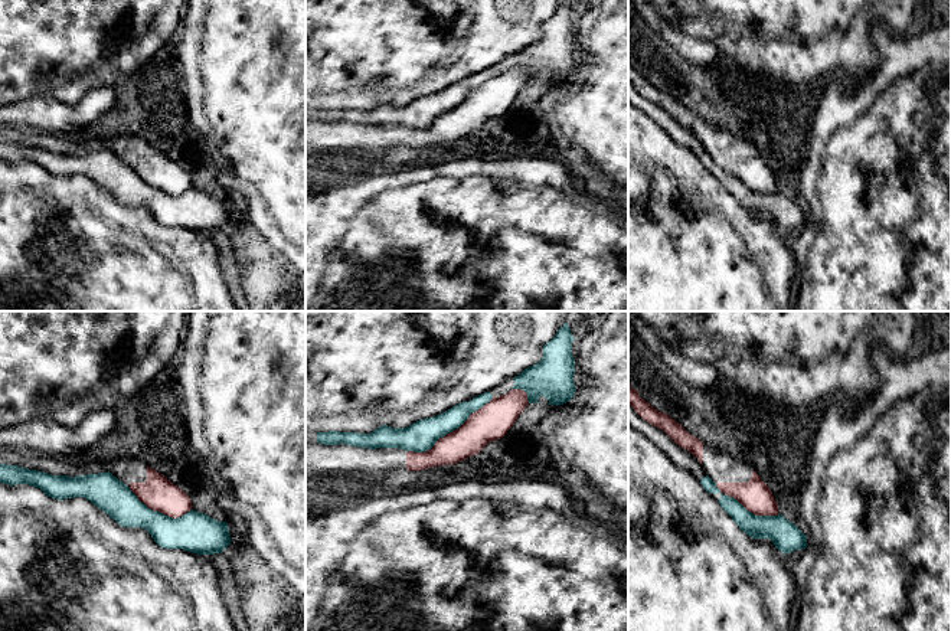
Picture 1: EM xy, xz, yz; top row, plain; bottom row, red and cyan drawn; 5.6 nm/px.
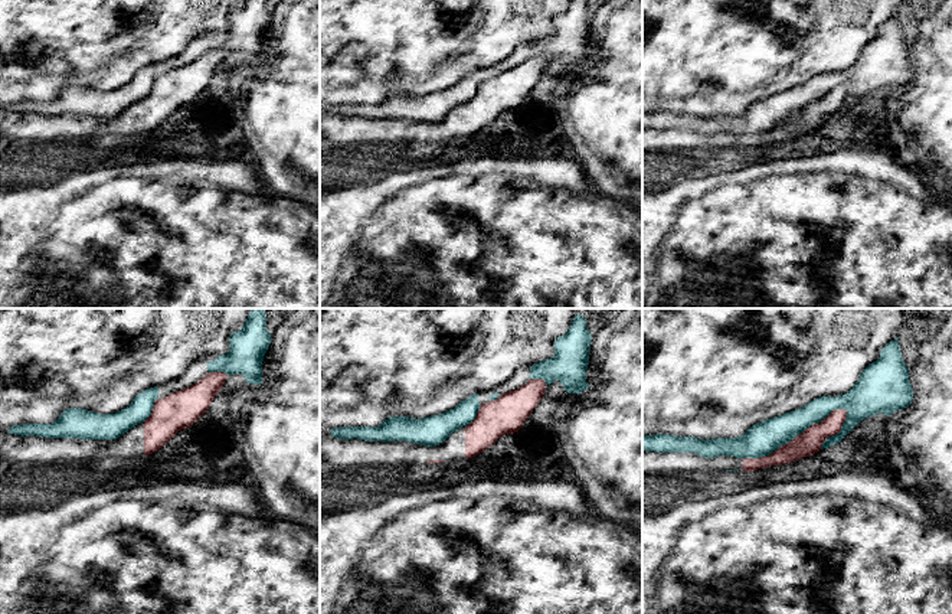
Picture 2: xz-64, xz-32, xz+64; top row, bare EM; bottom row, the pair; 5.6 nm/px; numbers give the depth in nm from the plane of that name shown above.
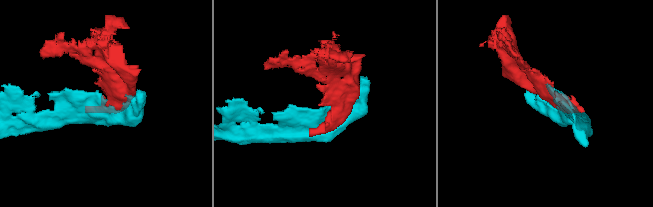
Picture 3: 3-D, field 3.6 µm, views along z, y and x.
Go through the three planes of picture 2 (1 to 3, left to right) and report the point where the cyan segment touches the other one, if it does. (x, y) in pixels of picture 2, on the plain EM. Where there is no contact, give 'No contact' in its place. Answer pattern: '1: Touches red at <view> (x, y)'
1: Touches red at xz-64 (151, 88)
2: Touches red at xz-32 (477, 92)
3: Touches red at xz+64 (797, 113)

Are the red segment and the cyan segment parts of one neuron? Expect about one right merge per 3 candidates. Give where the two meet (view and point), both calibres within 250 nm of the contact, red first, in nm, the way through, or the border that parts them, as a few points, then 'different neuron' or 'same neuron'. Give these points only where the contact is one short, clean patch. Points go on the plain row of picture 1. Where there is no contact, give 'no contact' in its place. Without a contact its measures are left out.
contact xz (450, 110); calibres 200 and 170 nm; different neuron

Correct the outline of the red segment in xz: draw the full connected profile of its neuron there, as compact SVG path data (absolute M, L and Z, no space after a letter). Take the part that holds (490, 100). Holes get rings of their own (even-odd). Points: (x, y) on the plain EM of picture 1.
M522 66L493 73L488 81L473 89L458 107L439 115L425 130L305 120L305 150L421 148L457 141L478 131L488 120L503 115L527 82L527 71Z

